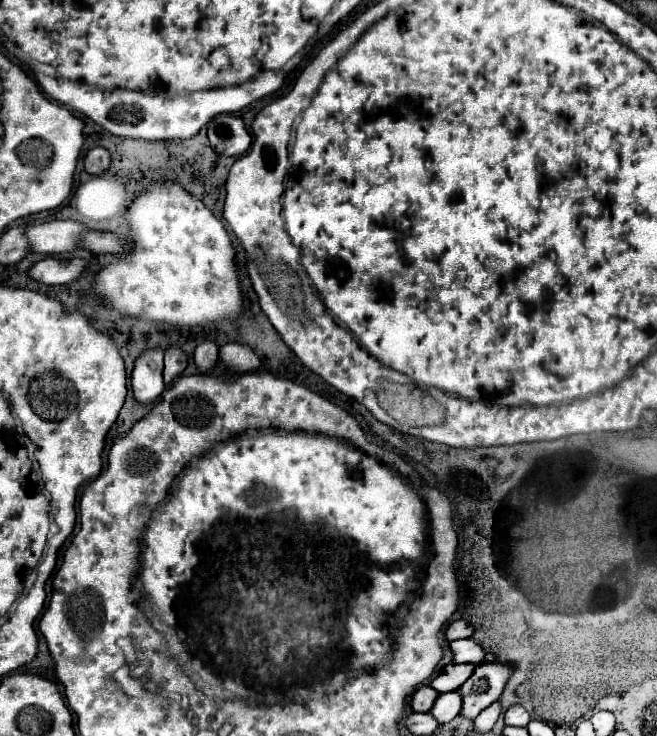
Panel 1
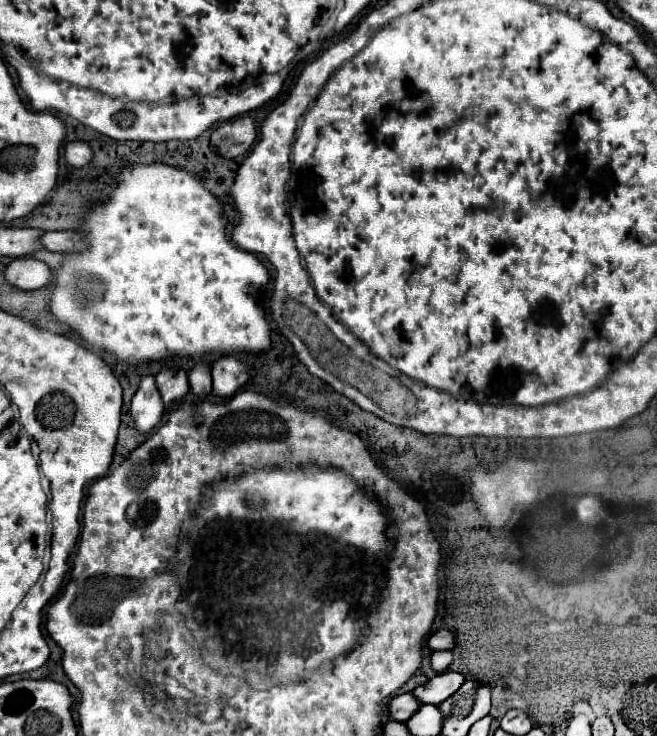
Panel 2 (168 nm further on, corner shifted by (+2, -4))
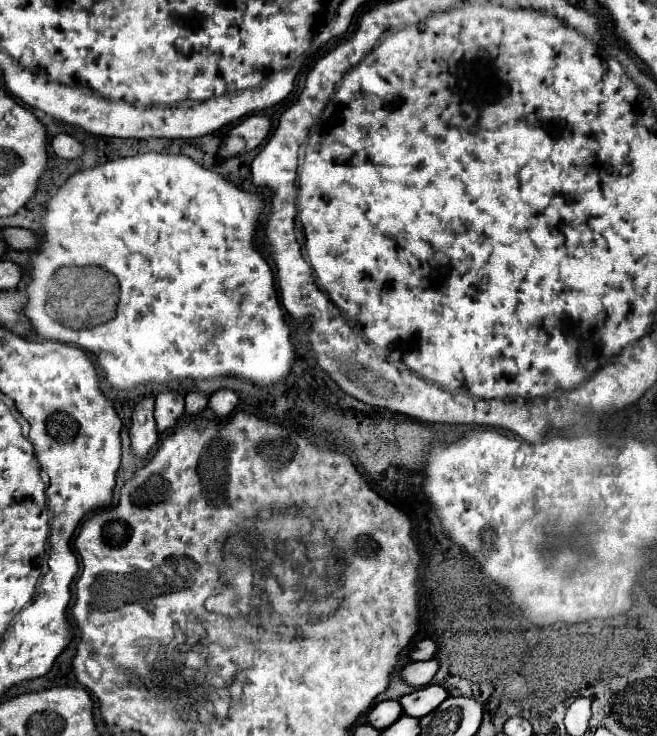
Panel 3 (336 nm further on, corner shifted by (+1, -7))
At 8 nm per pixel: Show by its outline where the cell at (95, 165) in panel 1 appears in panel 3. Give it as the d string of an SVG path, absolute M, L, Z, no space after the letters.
M67 134L55 136L51 140L51 148L59 158L65 158L65 160L75 160L83 154L83 146L73 136L67 136Z

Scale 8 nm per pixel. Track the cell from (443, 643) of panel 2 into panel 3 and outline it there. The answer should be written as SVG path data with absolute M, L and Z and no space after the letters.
M425 638L417 642L415 648L411 650L411 660L431 660L435 652L437 652L437 644L431 638Z

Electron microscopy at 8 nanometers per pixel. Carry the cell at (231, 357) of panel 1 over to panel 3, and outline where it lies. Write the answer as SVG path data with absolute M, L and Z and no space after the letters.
M221 388L221 390L217 390L217 392L213 392L213 394L209 396L209 408L211 408L219 418L227 418L227 416L235 410L237 402L239 402L237 392L227 390L227 388Z

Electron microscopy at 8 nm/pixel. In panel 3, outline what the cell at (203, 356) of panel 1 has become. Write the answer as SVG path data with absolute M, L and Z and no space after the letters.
M187 392L185 396L185 412L187 414L199 414L207 406L207 396L203 392Z

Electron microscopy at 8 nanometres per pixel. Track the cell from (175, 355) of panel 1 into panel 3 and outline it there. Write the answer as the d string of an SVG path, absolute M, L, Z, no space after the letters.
M159 392L155 396L155 420L157 420L157 430L163 432L181 418L185 412L185 394L183 392Z

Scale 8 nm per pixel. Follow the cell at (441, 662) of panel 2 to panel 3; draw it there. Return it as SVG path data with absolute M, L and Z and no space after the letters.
M433 658L427 662L413 662L413 664L405 666L401 670L401 676L411 686L427 686L431 682L431 678L437 674L437 670L439 670L439 662Z

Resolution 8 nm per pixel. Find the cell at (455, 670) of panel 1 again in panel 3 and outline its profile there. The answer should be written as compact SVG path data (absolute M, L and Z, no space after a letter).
M429 684L425 688L415 690L413 694L403 696L399 702L403 706L403 712L407 716L415 716L415 718L423 718L425 714L433 712L445 698L449 696L449 690L439 686L439 684Z

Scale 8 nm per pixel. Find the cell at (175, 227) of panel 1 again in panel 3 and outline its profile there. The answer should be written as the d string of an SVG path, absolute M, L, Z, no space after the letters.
M147 152L131 158L119 158L95 168L73 174L49 200L47 214L43 216L43 248L31 260L31 284L27 286L29 304L25 314L31 318L35 330L45 340L75 344L83 350L97 354L109 384L117 390L131 390L145 382L169 382L175 378L215 378L215 376L241 376L257 386L283 382L291 372L295 348L289 342L289 326L285 324L283 310L277 300L273 272L261 252L255 248L255 226L263 208L259 194L249 194L235 188L223 176L205 170L187 156Z

